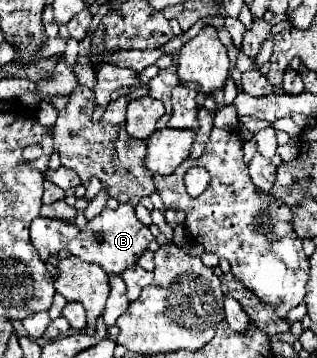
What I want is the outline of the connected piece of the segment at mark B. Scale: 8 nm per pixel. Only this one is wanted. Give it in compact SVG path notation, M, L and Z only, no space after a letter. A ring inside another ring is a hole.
M118 205L116 211L104 209L98 217L86 221L86 229L78 229L74 221L64 219L50 219L50 217L36 217L30 225L30 239L36 247L40 259L48 259L50 255L58 253L60 249L66 249L68 253L100 265L108 275L122 275L126 269L136 267L138 257L148 249L154 235L150 229L138 221L132 205ZM100 235L102 239L98 239Z

